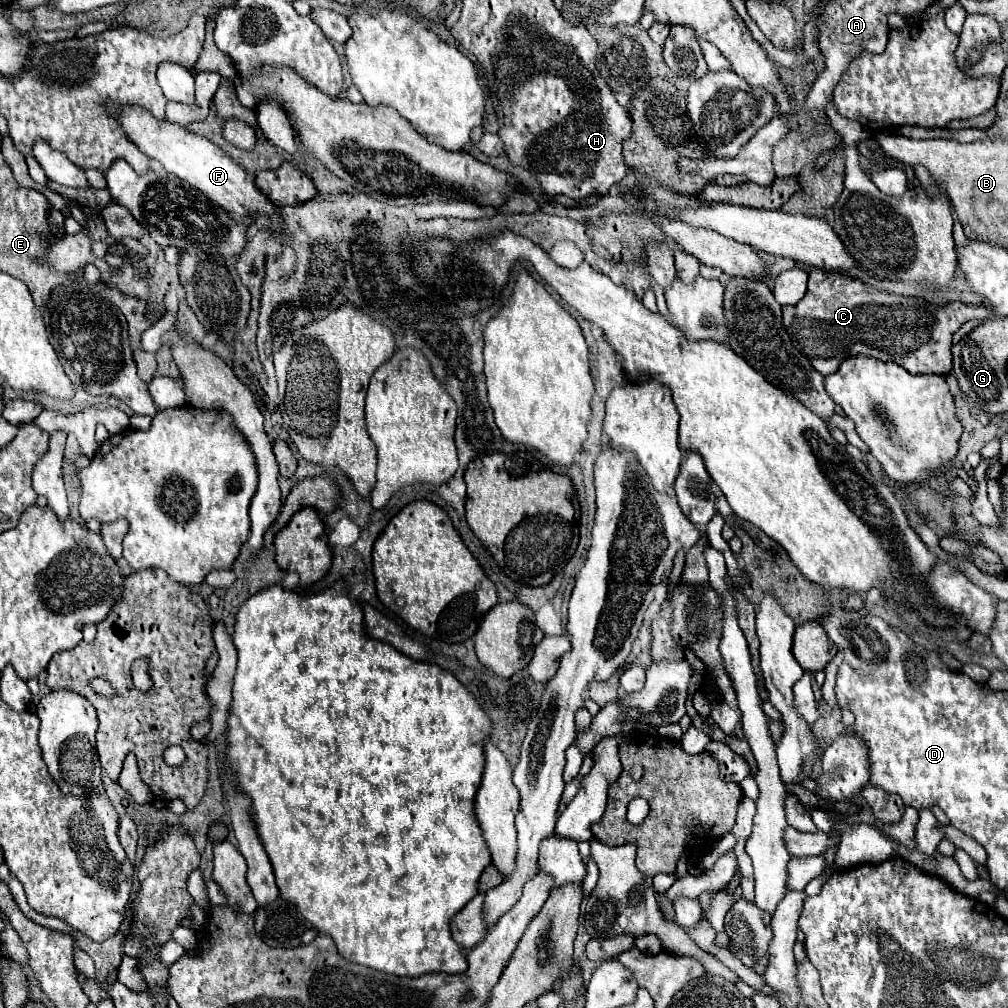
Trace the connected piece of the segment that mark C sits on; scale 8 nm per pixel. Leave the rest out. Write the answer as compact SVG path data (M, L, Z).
M811 269L809 273L809 287L805 297L797 305L782 307L783 325L797 349L805 357L813 361L813 367L821 375L831 375L837 371L841 361L851 355L867 355L879 361L893 361L907 369L909 373L935 373L935 375L947 375L951 371L951 337L953 333L967 321L977 319L985 321L993 317L985 305L967 305L961 301L951 301L941 307L935 307L931 303L925 303L917 297L905 297L895 295L889 291L879 291L873 285L863 283L861 279L853 279L849 275L841 275L837 271L823 271L823 269Z

